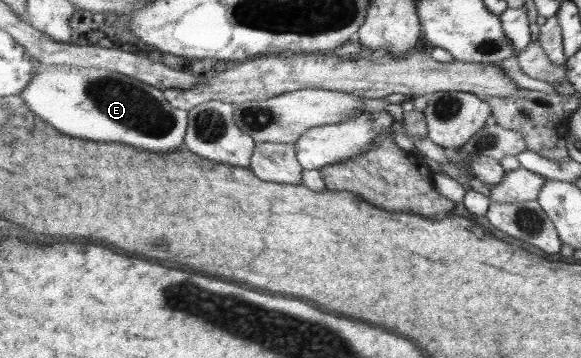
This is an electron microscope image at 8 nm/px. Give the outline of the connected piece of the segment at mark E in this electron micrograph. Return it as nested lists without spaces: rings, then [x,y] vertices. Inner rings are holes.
[[[40,64],[20,96],[30,112],[74,138],[112,140],[162,154],[184,147],[189,112],[170,106],[163,91],[107,68]]]

